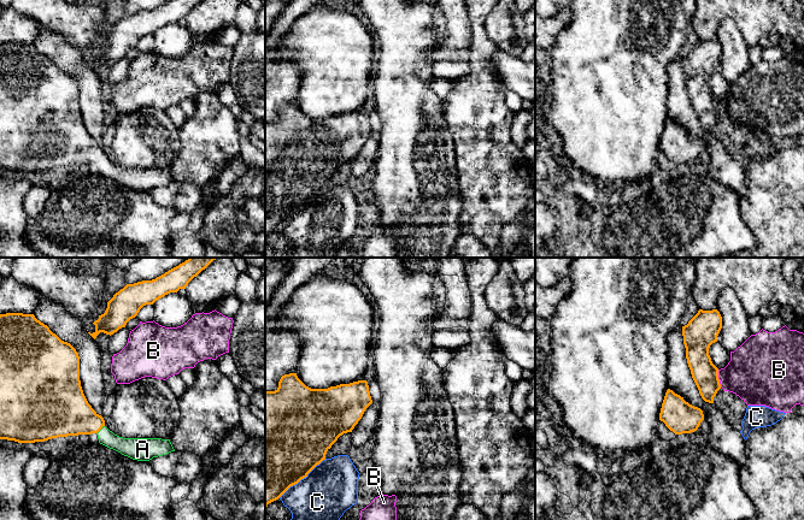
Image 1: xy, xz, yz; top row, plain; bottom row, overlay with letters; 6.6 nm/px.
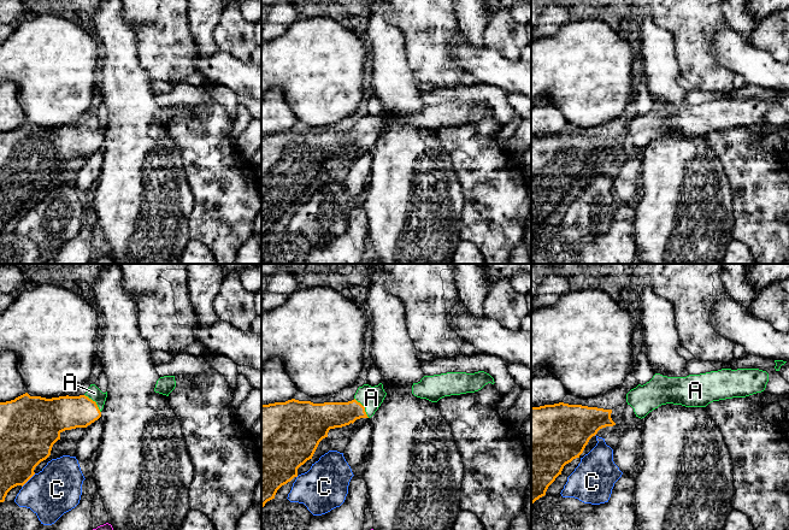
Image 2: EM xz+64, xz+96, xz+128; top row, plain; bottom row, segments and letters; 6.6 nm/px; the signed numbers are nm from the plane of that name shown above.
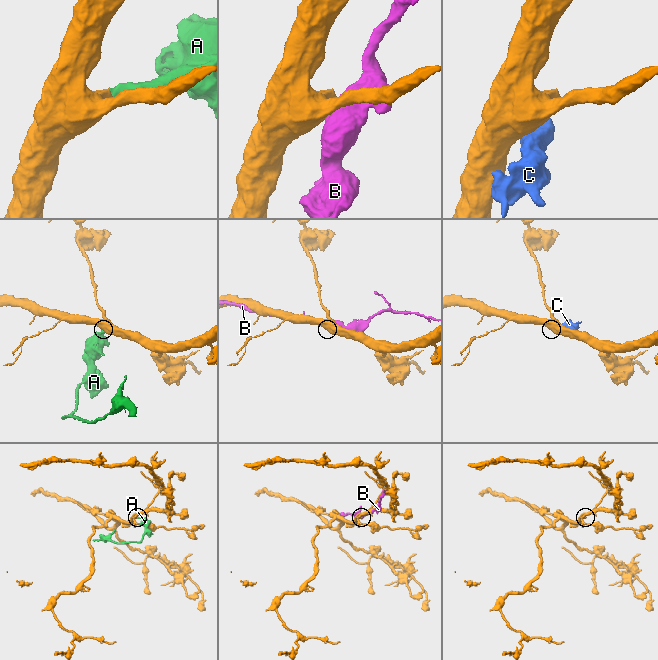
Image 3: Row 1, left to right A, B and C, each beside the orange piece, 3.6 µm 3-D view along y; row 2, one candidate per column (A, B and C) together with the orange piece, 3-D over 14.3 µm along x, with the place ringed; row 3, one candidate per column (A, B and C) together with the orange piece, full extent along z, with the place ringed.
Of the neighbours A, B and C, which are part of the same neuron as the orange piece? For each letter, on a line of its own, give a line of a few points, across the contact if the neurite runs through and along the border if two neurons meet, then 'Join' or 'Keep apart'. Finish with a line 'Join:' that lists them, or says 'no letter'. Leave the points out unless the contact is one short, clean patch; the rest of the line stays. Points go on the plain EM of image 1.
A: Line: xy (66, 143), (94, 153), (100, 159), (113, 172), (131, 178). Join
B: Keep apart
C: Keep apart
Join: A

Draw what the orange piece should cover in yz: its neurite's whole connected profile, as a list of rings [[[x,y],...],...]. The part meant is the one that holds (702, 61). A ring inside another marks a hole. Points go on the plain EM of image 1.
[[[717,40],[703,41],[682,57],[686,89],[692,108],[705,132],[714,134],[721,119],[718,99],[712,94],[709,78],[717,72],[722,59],[722,47]]]

